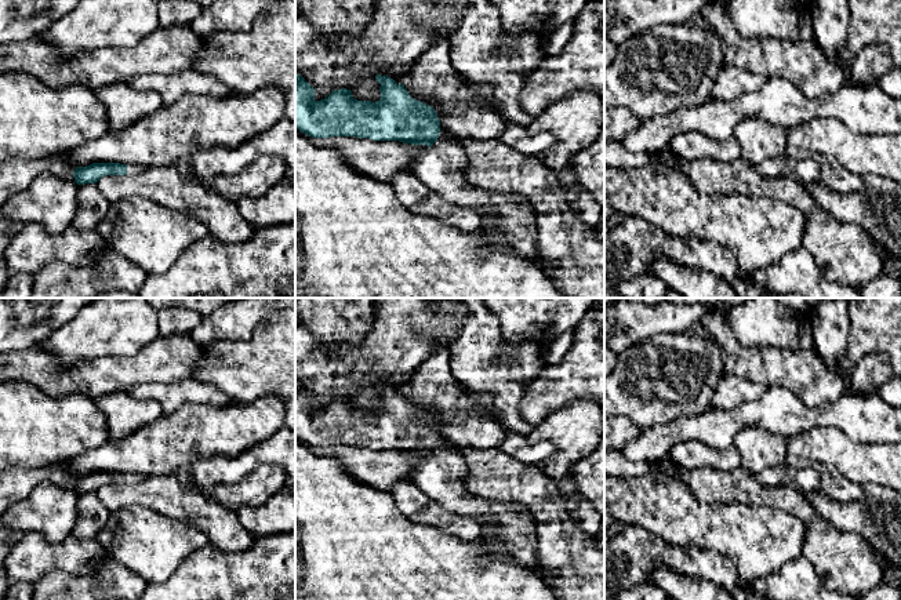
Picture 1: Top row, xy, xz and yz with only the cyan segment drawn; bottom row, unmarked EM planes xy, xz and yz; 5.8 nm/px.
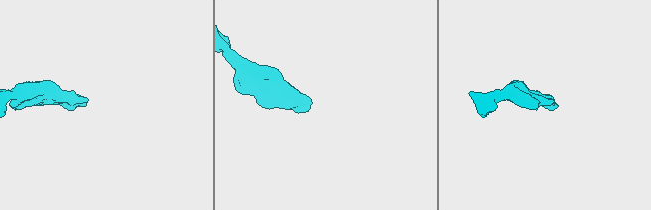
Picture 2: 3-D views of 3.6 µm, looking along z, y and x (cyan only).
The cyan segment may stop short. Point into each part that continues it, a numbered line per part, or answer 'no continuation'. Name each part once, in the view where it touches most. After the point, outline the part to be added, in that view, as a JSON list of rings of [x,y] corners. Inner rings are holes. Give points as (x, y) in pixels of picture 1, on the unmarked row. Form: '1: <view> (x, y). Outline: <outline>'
1: xy (131, 477). Outline: [[[127,473],[127,484],[141,483],[145,479],[145,474],[141,473]]]

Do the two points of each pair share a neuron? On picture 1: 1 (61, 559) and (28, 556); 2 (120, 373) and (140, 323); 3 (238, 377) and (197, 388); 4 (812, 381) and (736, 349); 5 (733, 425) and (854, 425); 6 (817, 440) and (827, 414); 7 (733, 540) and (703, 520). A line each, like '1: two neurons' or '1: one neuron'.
1: one neuron
2: two neurons
3: two neurons
4: one neuron
5: one neuron
6: two neurons
7: one neuron

